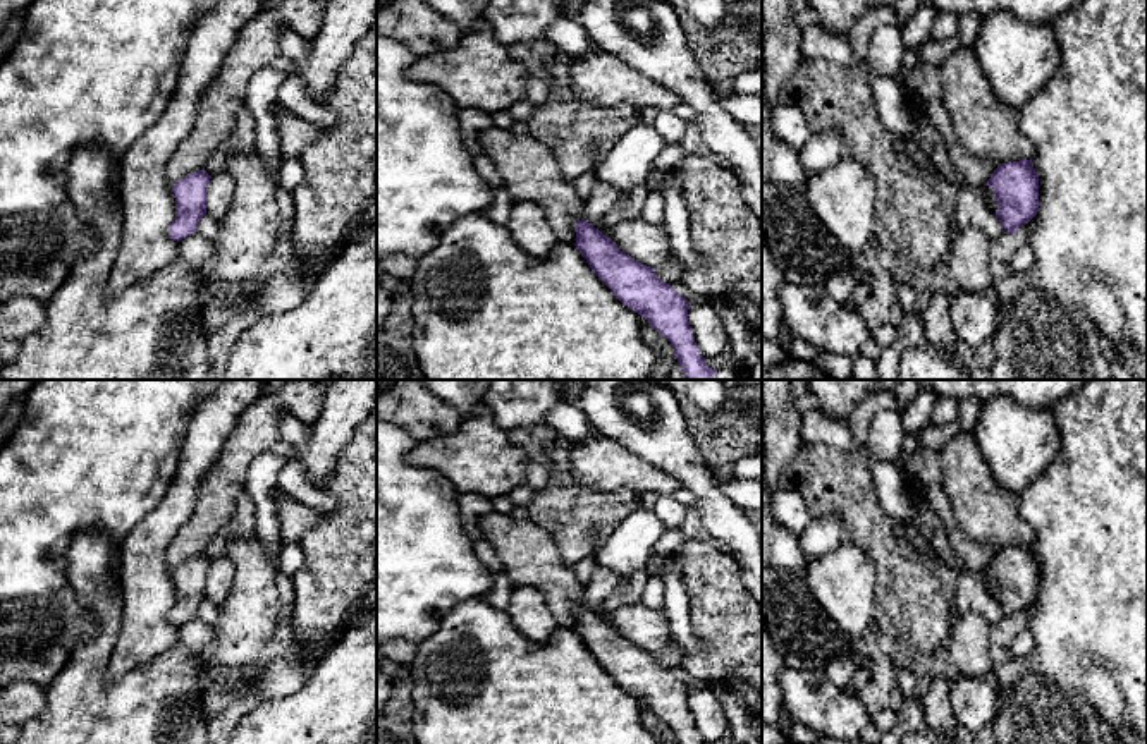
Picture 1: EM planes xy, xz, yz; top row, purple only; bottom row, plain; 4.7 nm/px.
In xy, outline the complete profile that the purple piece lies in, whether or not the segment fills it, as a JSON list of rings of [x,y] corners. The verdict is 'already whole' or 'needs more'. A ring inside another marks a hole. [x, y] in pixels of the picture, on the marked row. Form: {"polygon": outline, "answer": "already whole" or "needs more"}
{"polygon": [[[206,170],[194,172],[172,186],[175,198],[175,220],[169,227],[172,241],[182,241],[196,234],[199,220],[206,215],[206,192],[210,175]]], "answer": "already whole"}

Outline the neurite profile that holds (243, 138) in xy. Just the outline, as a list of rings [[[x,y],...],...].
[[[242,105],[237,113],[237,124],[232,134],[222,143],[222,146],[208,158],[206,174],[210,177],[225,170],[227,162],[234,155],[249,153],[256,144],[256,124],[251,110]]]

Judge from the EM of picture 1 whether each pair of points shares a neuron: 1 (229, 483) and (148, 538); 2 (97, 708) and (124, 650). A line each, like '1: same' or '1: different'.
1: different
2: different

